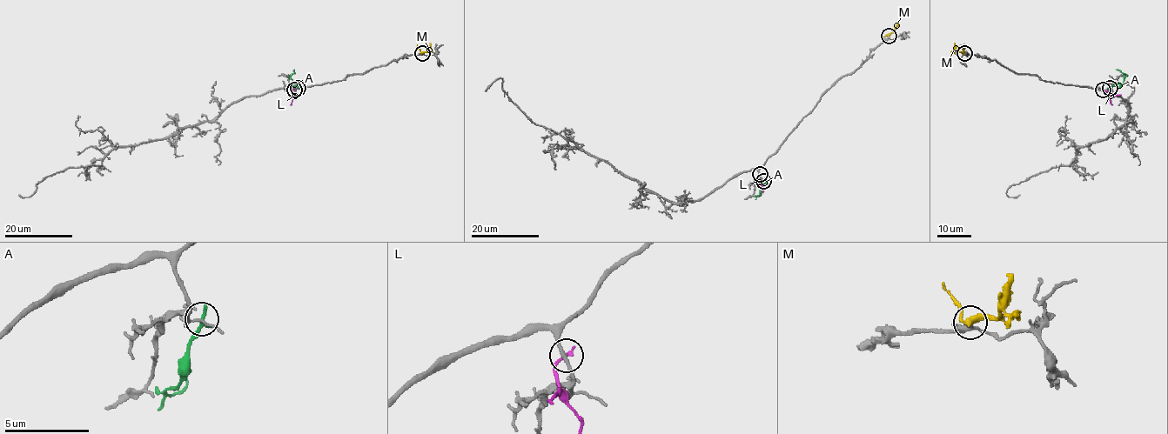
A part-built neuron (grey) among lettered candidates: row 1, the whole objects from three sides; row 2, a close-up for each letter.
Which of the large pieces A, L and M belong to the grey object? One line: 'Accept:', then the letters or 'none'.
Accept: M

